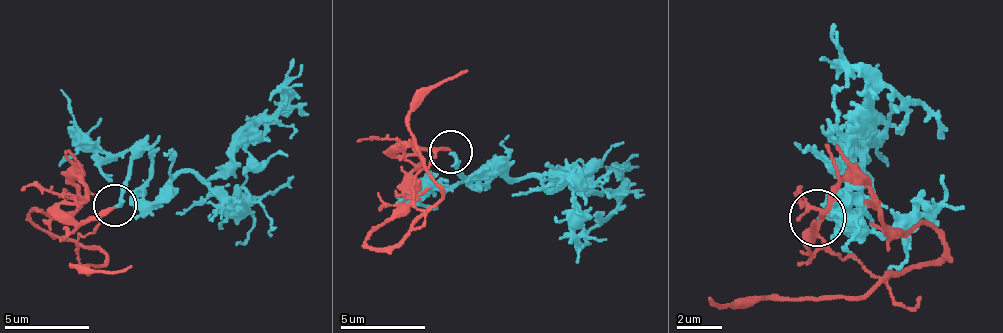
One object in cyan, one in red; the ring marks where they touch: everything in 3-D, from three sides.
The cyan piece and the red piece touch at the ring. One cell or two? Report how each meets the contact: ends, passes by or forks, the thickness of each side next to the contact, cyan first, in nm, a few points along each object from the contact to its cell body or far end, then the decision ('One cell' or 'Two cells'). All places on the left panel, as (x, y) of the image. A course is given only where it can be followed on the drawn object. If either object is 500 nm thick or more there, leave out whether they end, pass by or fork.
At the ring cyan ends. At the ring red passes by. Thickness 260 nm (cyan) against 140 nm. Course of cyan: (113, 206), (135, 159), (152, 163), (152, 202), (182, 172), (216, 176), (280, 108), (237, 146). Course of red: (113, 206), (71, 215), (83, 197), (75, 176), (75, 206), (32, 210), (105, 257), (75, 266), (130, 266). One cell

